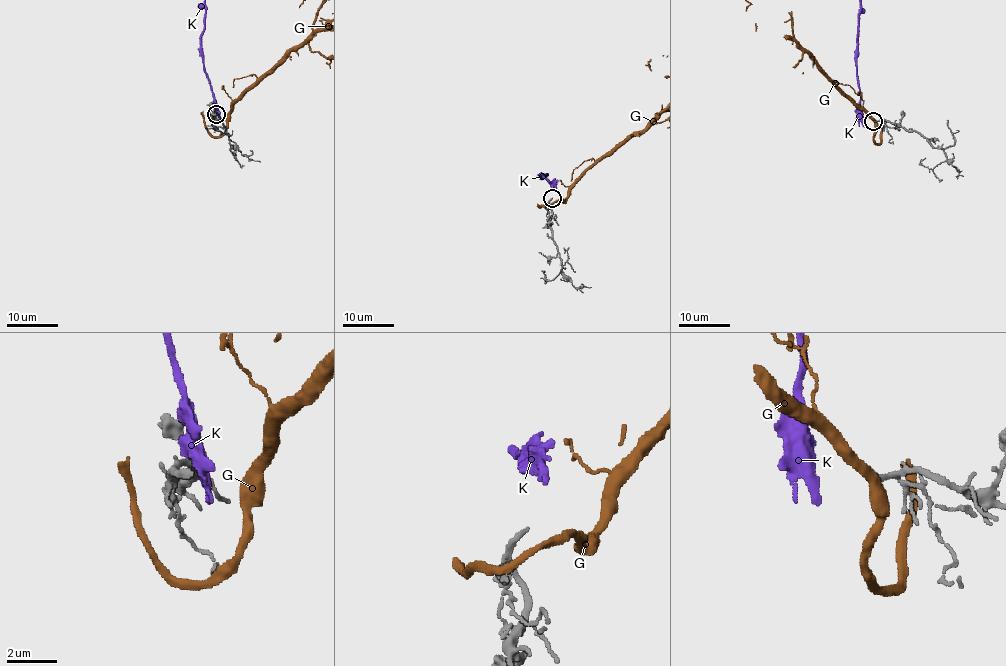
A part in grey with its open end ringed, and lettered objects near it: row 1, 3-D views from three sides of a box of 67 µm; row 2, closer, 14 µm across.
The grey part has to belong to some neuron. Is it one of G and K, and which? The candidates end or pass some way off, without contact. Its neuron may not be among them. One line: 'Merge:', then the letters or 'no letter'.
Merge: no letter

